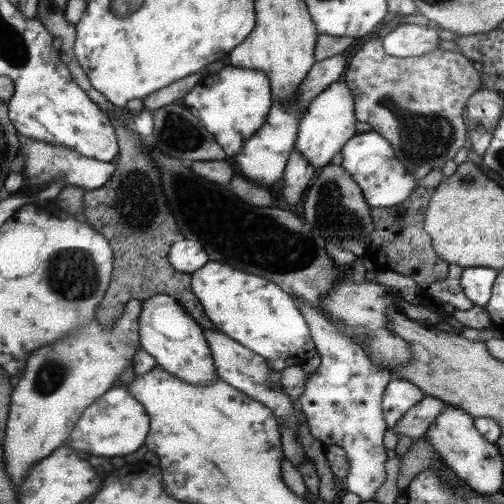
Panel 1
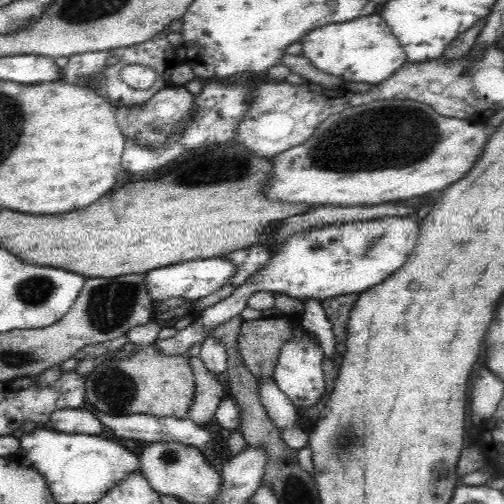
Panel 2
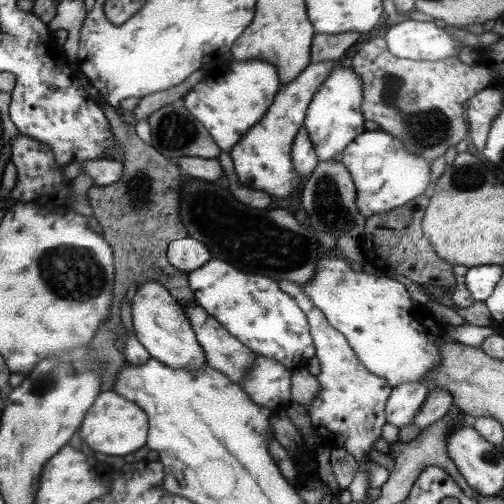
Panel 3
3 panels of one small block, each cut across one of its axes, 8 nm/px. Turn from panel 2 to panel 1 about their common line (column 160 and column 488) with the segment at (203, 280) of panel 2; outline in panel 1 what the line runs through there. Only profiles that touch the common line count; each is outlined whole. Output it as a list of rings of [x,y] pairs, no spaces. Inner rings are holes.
[[[463,268],[459,286],[465,292],[467,300],[473,302],[473,306],[483,306],[491,300],[491,288],[497,278],[497,270],[493,268]]]

